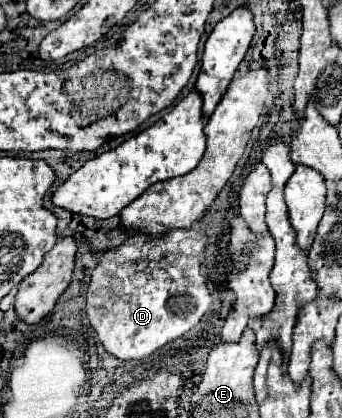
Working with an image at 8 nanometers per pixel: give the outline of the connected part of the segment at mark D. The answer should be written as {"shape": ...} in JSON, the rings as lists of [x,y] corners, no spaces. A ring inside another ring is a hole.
{"shape":[[[182,229],[182,231],[168,231],[160,239],[150,239],[148,235],[130,235],[120,247],[110,249],[110,251],[106,251],[100,257],[100,263],[92,271],[92,281],[90,281],[88,295],[86,295],[86,321],[96,331],[98,341],[104,345],[104,349],[110,355],[114,355],[118,359],[144,359],[150,353],[154,353],[156,349],[160,349],[162,345],[166,345],[168,341],[182,337],[186,331],[190,331],[202,319],[204,313],[210,311],[212,297],[208,293],[208,287],[206,287],[206,281],[204,281],[204,273],[202,273],[202,267],[204,267],[204,251],[206,251],[206,235],[200,235],[196,229]]]}

